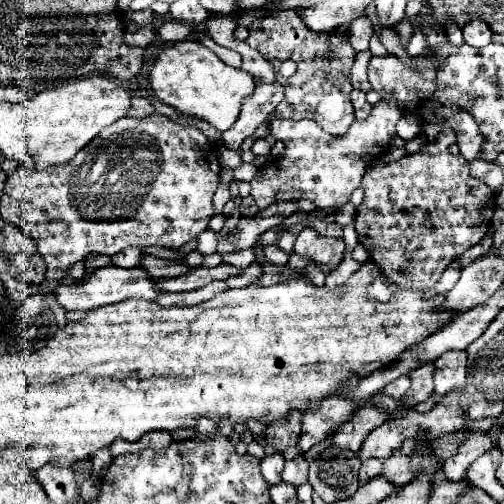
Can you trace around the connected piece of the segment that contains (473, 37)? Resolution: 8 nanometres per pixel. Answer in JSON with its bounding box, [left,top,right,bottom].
[462,19,492,47]

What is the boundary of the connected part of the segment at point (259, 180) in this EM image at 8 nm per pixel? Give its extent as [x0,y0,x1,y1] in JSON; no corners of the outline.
[250,97,402,211]

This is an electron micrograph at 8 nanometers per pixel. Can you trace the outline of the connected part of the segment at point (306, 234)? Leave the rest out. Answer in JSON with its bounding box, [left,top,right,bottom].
[294,227,346,269]

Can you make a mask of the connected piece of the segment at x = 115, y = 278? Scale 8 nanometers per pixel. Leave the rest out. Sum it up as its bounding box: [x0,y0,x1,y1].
[56,265,156,311]

